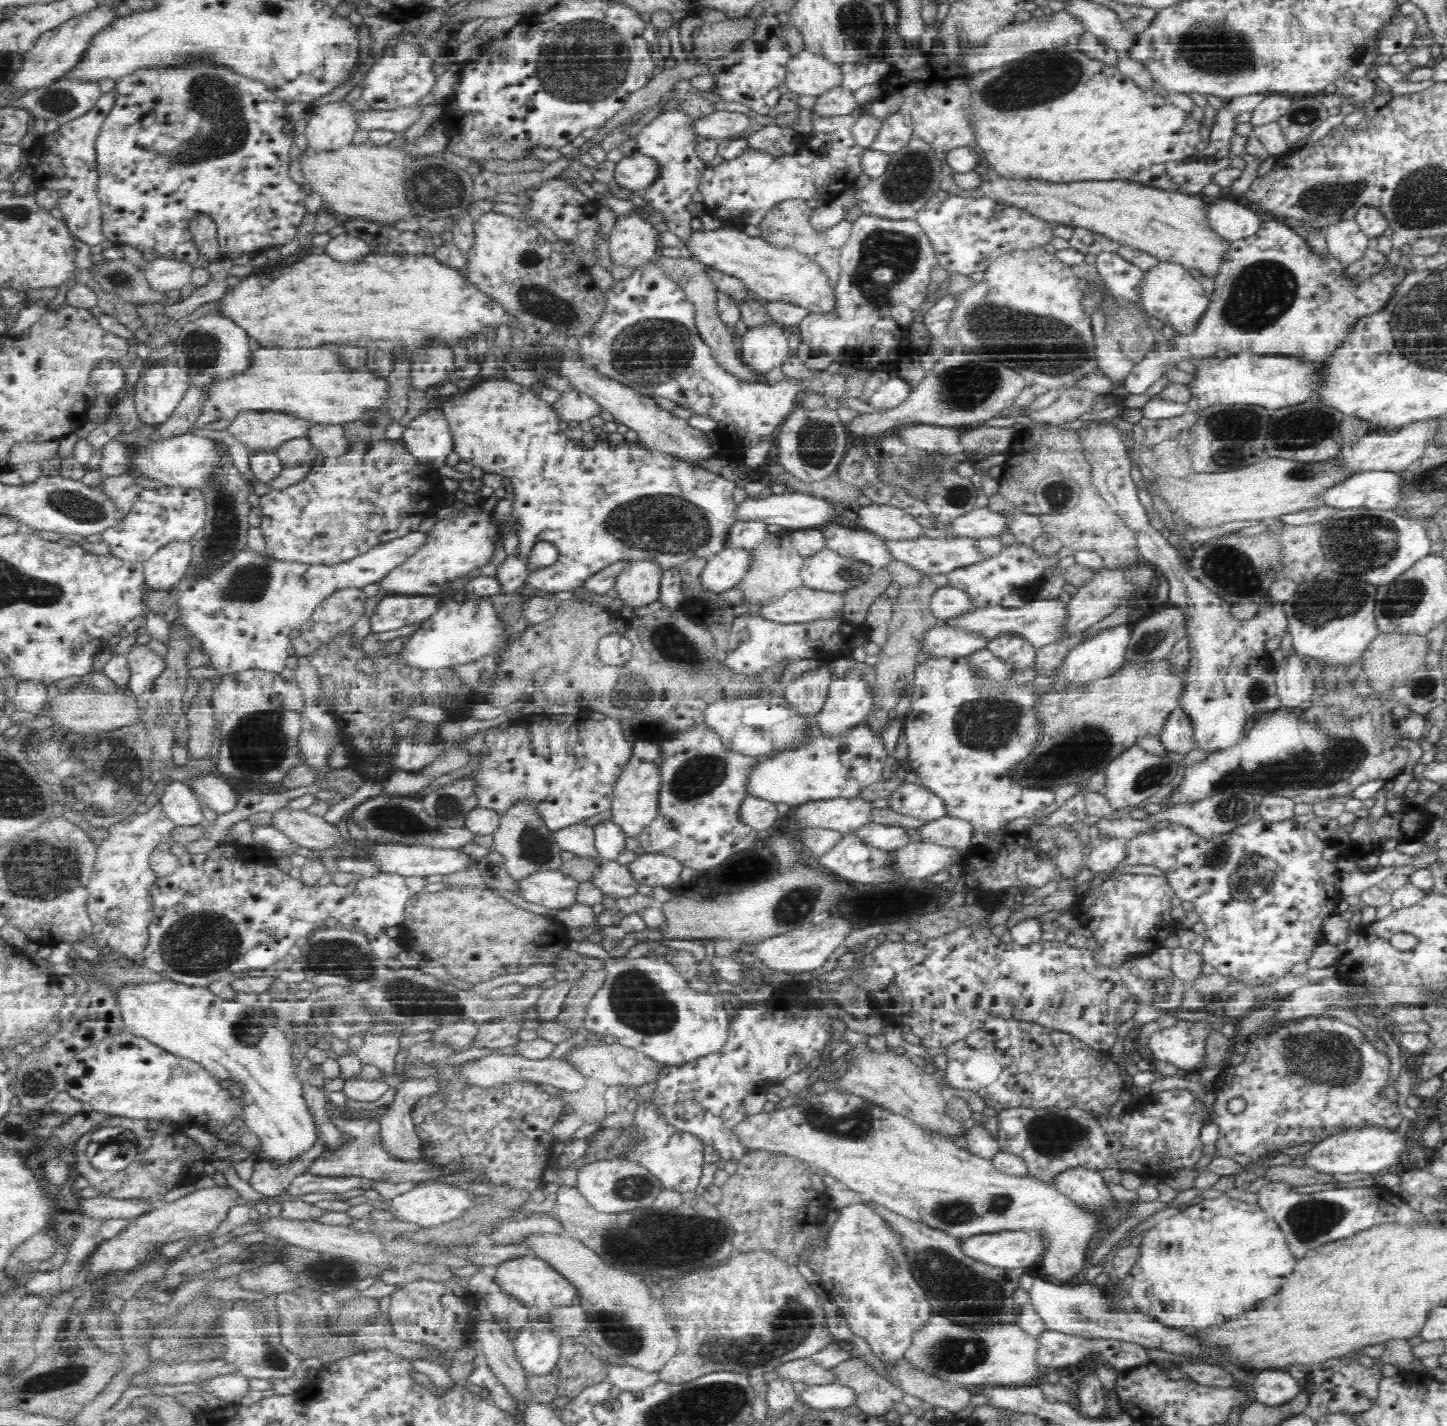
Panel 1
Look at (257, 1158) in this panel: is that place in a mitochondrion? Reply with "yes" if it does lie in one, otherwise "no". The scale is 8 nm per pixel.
no

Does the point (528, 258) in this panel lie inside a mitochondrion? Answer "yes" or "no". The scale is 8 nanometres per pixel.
yes

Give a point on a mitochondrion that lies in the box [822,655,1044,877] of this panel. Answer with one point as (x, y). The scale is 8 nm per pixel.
(985, 723)

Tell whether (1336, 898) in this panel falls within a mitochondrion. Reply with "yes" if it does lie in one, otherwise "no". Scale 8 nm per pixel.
no

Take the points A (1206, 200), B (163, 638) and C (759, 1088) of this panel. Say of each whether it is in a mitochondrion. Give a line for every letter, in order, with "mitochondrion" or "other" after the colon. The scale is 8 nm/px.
A: other
B: other
C: other

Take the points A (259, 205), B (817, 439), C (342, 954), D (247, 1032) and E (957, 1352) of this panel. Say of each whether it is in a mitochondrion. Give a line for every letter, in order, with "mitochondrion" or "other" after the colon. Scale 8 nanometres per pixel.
A: other
B: mitochondrion
C: mitochondrion
D: mitochondrion
E: mitochondrion

